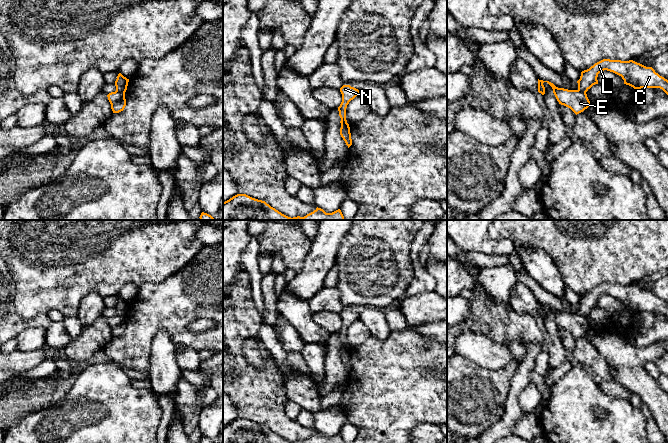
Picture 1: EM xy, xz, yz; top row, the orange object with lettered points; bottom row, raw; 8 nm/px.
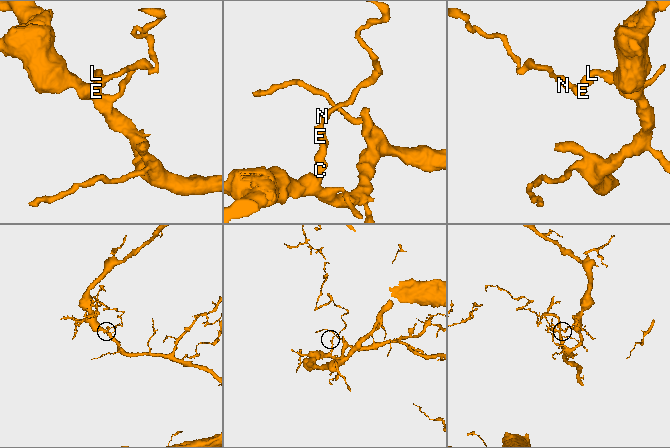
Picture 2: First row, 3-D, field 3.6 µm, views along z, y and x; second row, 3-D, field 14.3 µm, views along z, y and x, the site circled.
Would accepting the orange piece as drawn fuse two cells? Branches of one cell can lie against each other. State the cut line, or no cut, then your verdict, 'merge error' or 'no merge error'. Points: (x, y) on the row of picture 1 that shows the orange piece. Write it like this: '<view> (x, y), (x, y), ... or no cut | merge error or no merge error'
xy (116, 90), (124, 94) | merge error

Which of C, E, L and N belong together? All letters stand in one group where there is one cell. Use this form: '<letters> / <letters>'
C L / E N

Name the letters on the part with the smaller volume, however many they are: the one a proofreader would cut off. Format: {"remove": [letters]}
{"remove": ["E", "N"]}

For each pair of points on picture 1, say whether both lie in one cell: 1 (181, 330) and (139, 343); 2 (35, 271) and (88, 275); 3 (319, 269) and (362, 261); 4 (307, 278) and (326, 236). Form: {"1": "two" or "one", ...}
{"1": "one", "2": "one", "3": "two", "4": "one"}

